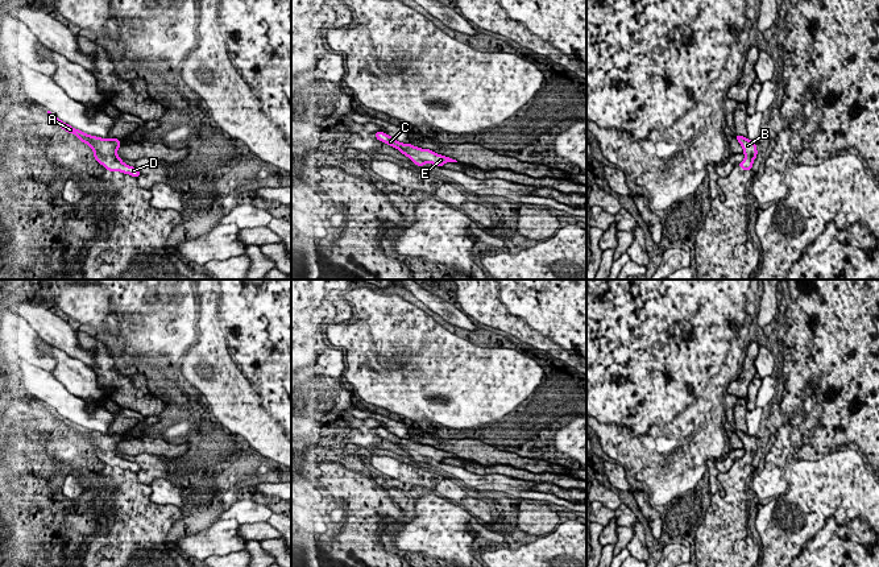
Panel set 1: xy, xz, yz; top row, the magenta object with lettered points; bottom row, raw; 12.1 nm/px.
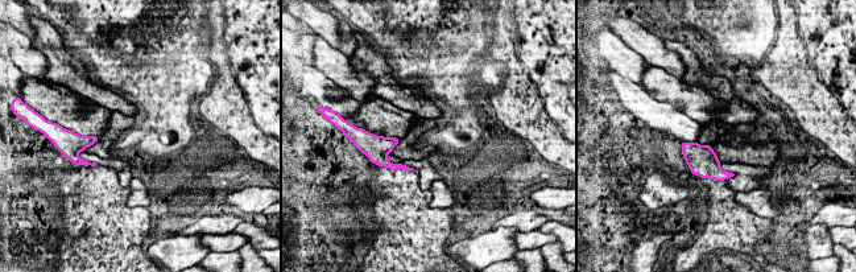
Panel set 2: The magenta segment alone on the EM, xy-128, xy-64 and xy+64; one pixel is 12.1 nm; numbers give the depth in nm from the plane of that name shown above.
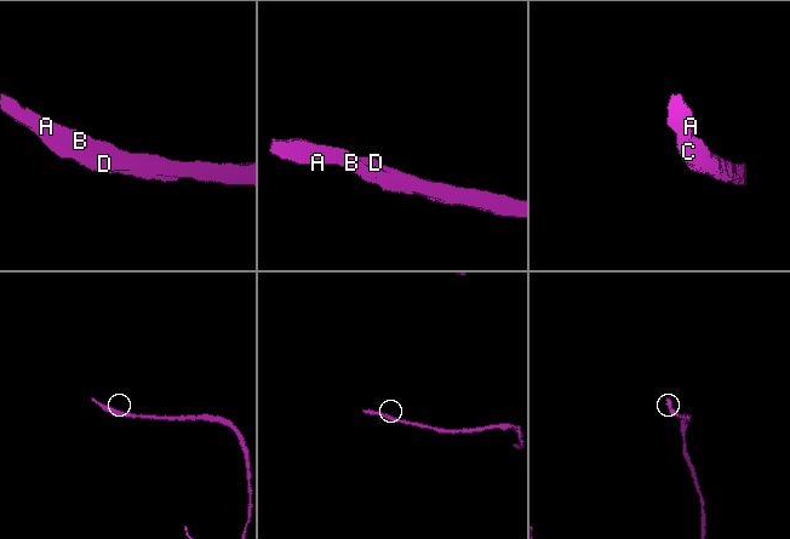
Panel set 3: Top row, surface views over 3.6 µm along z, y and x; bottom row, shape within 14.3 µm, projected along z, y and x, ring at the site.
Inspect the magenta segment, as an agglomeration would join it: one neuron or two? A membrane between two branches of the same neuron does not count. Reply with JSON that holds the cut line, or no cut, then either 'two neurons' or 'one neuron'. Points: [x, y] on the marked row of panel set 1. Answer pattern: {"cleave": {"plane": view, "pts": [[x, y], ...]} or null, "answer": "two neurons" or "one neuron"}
{"cleave": null, "answer": "one neuron"}

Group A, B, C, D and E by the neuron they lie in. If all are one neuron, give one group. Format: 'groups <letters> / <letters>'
groups A B C D E

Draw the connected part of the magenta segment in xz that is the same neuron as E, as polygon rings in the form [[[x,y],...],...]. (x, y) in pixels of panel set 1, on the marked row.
[[[376,132],[374,136],[381,142],[385,142],[390,145],[391,148],[398,149],[402,154],[409,157],[418,166],[424,166],[428,162],[441,167],[445,162],[457,162],[453,158],[438,154],[434,150],[422,149],[418,146],[414,146],[412,144],[399,142],[383,132]]]

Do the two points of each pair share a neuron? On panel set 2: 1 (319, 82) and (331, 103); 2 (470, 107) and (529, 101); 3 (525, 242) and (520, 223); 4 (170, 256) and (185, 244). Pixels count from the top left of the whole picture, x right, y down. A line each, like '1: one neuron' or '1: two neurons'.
1: one neuron
2: two neurons
3: two neurons
4: one neuron

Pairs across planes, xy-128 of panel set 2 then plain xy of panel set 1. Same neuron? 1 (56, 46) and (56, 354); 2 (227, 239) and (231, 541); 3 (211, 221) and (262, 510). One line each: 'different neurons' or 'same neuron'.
1: different neurons
2: different neurons
3: same neuron

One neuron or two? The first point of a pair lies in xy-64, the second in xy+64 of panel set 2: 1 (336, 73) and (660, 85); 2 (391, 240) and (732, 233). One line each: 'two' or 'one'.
1: one
2: one

